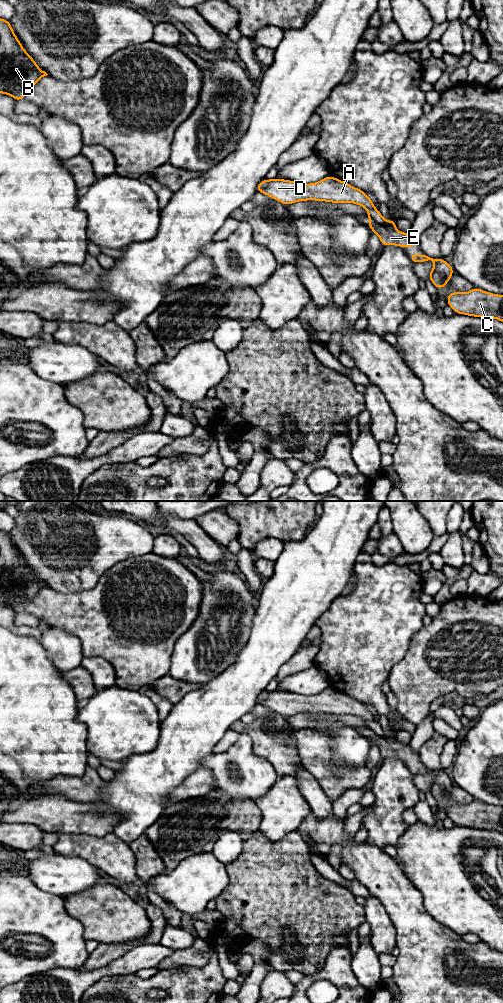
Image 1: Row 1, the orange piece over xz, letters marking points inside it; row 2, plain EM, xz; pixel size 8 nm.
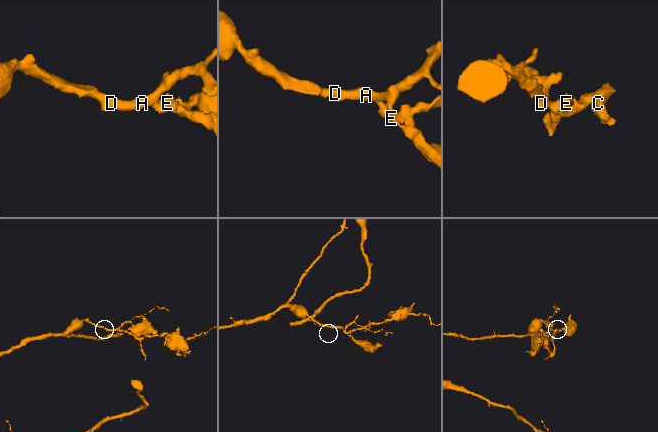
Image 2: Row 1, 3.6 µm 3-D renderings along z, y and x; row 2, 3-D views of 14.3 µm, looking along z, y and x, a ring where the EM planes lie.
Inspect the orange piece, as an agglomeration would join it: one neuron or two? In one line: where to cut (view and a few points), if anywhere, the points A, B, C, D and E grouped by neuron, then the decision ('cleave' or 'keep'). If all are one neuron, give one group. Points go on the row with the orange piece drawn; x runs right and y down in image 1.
cut xz (370, 217), (378, 223), (394, 229); groups A B D / C E; cleave

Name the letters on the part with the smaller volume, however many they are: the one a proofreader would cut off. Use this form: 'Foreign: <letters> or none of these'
Foreign: C, E

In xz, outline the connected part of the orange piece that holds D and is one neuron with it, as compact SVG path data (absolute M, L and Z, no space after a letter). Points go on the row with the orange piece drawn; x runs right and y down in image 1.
M329 175L319 182L303 184L292 180L276 178L264 179L256 187L261 192L281 202L284 205L297 201L326 201L331 203L354 203L363 206L369 217L378 224L388 229L395 229L395 219L386 221L378 209L374 208L374 202L366 193L350 184Z

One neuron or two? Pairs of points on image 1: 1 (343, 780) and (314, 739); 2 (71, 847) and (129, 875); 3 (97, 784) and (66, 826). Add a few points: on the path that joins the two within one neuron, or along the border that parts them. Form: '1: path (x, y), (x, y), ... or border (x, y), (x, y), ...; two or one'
1: path (332, 774), (316, 758), (314, 750); one
2: path (85, 847), (107, 853), (115, 861); one
3: border (61, 795), (71, 799), (91, 802); two

